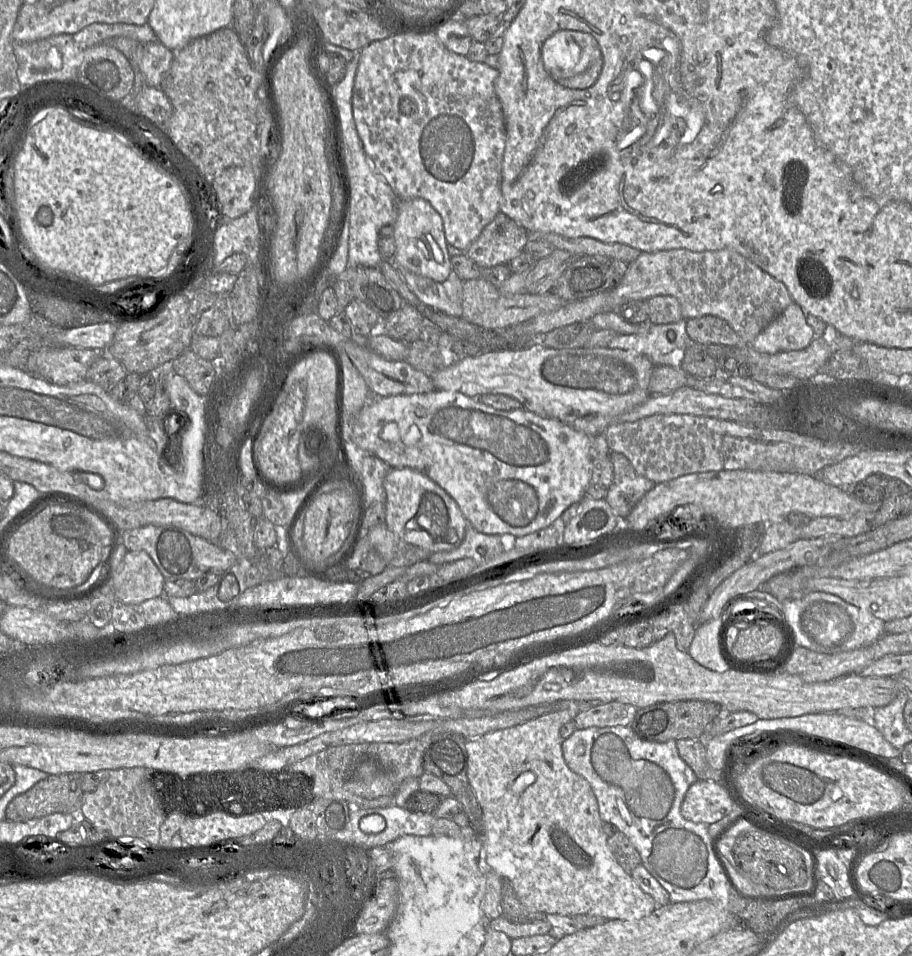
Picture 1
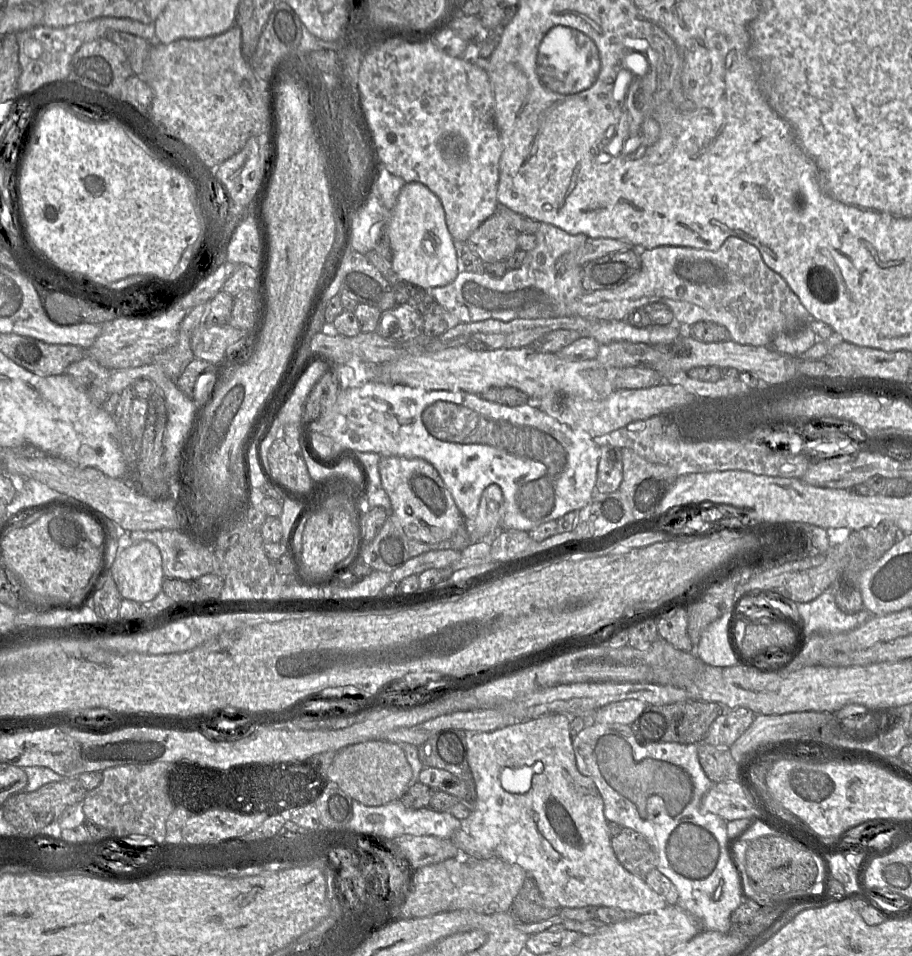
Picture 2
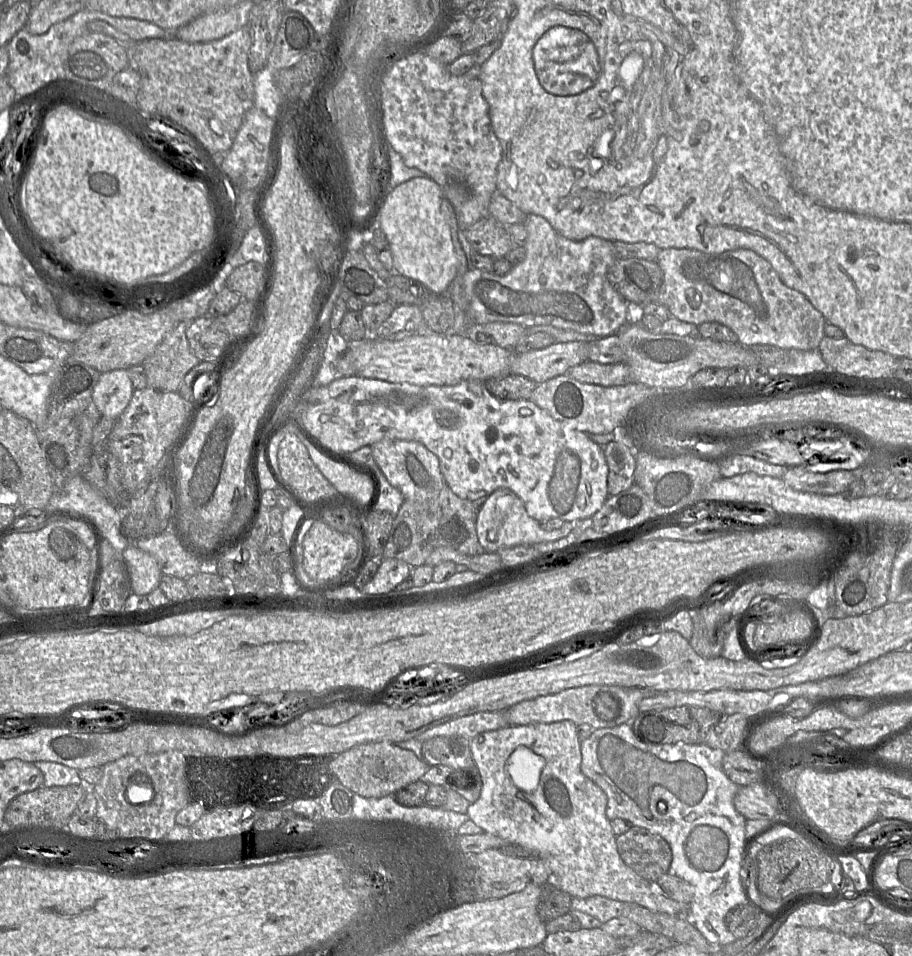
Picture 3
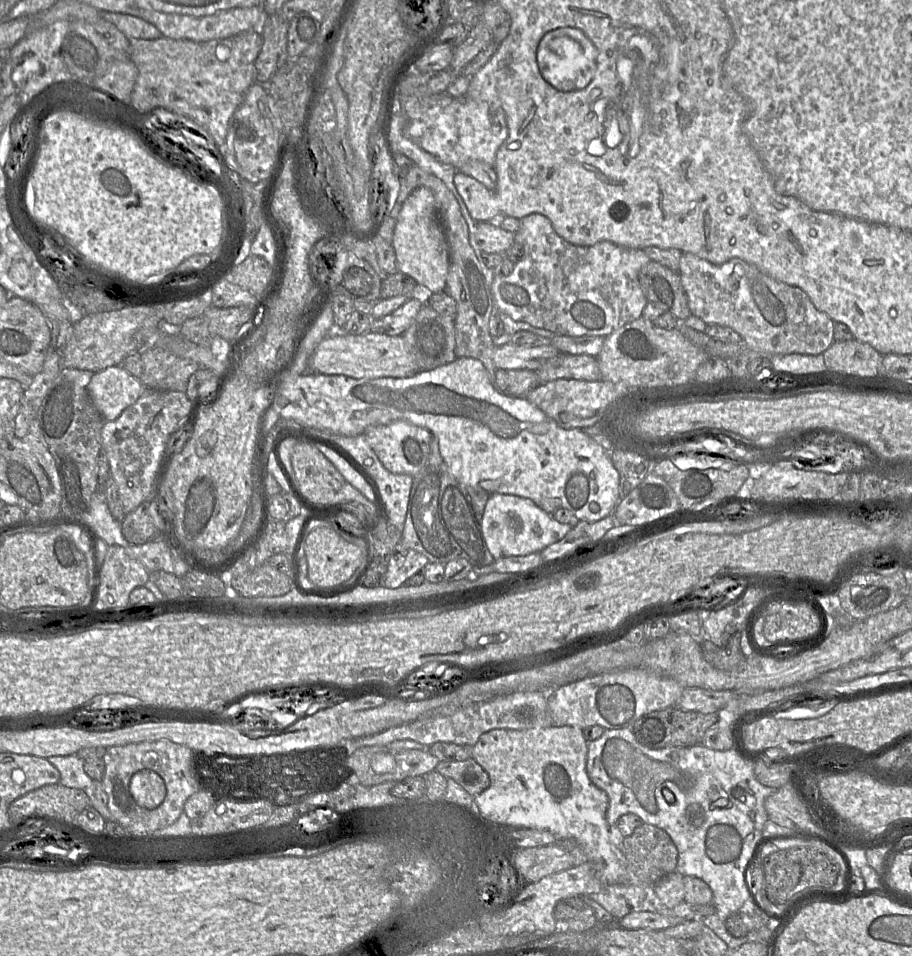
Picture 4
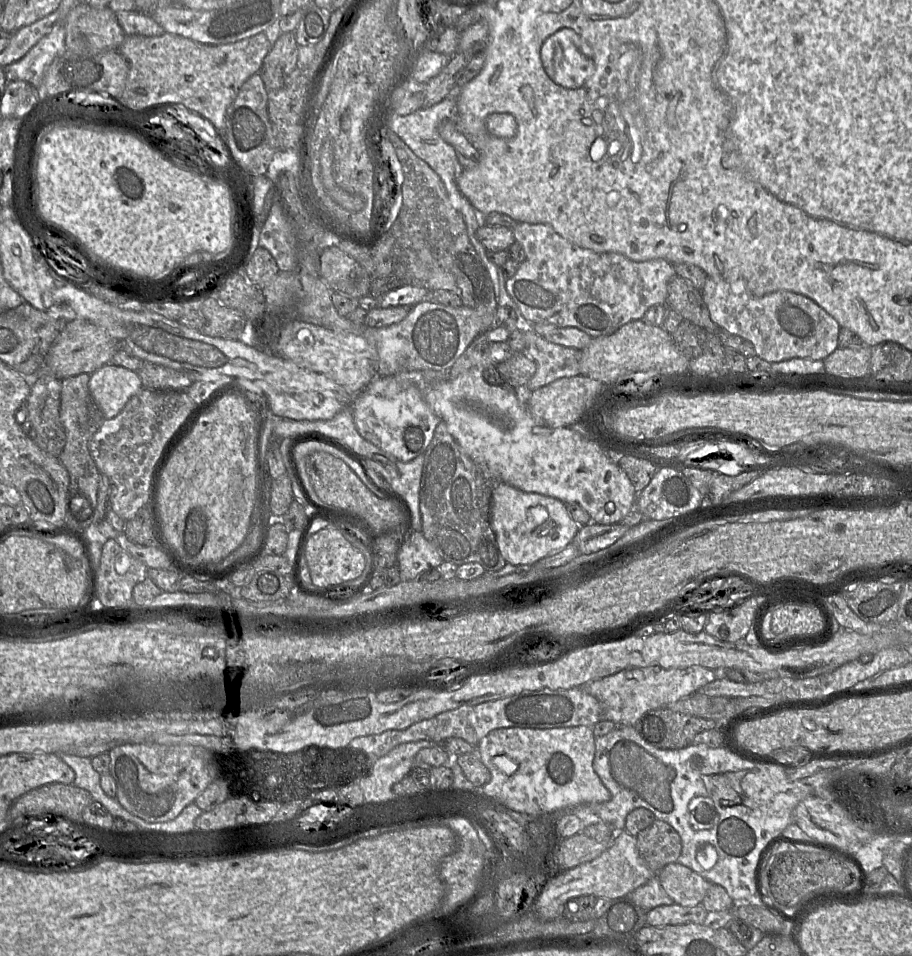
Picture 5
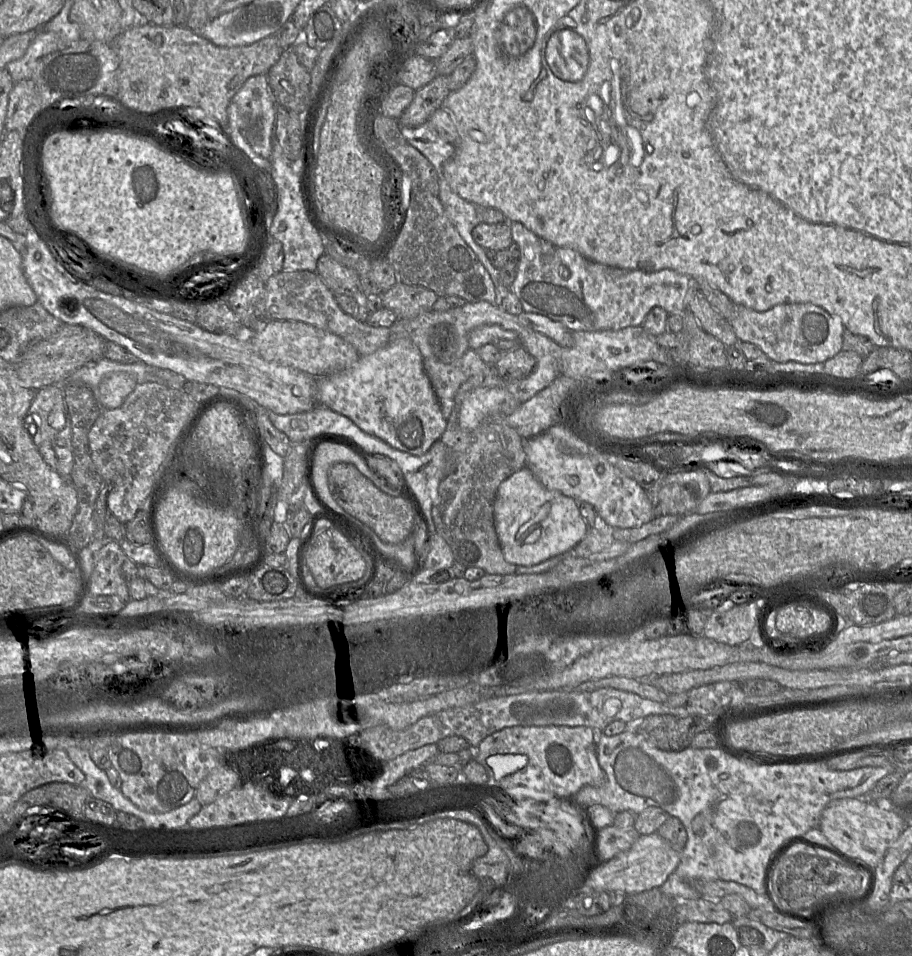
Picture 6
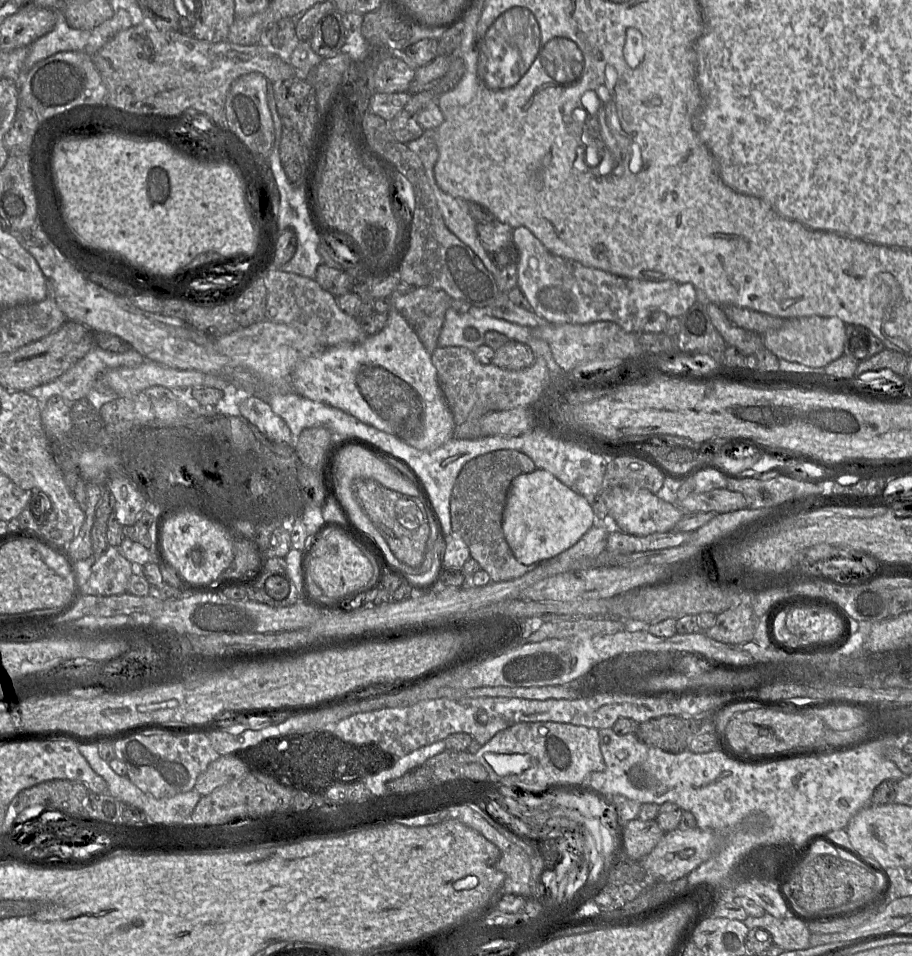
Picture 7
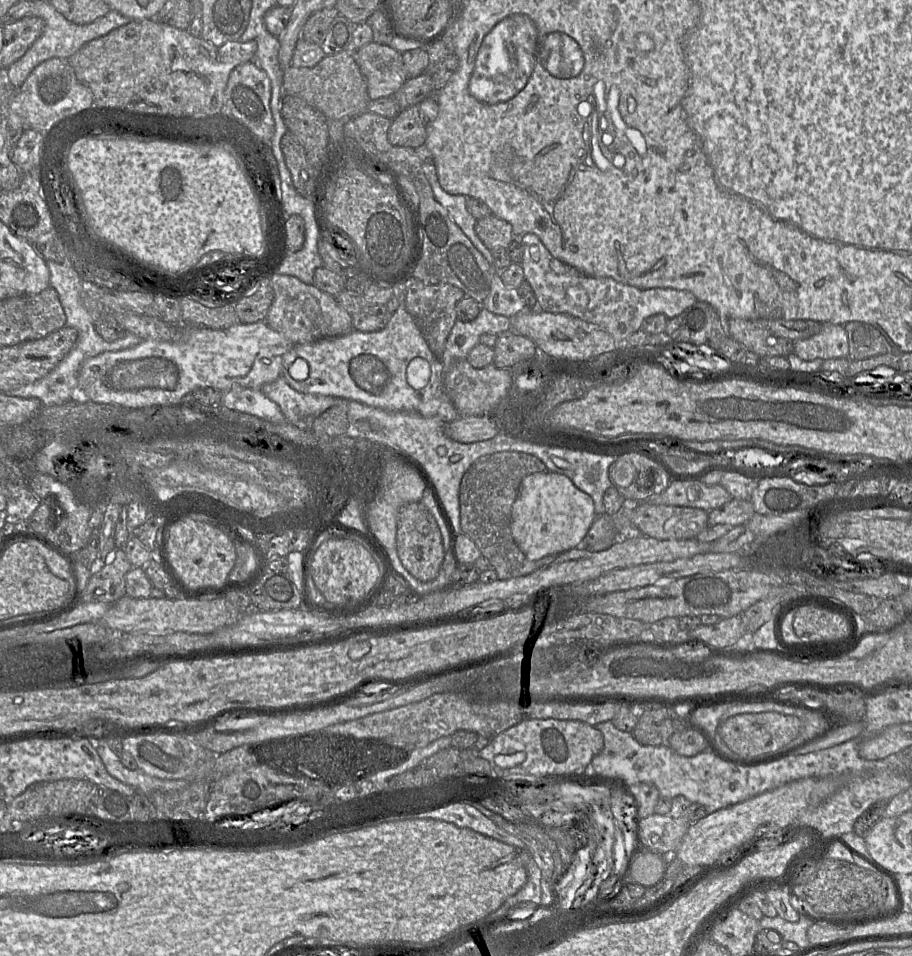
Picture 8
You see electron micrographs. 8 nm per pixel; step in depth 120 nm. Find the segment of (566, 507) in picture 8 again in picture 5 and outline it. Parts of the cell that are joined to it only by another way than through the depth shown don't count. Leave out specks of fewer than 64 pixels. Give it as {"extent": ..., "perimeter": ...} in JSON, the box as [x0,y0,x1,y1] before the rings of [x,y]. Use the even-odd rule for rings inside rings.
{"extent":[491,482,580,565],"perimeter":[[[501,482],[491,496],[491,528],[499,551],[512,565],[533,565],[569,545],[580,526],[569,516],[566,505],[553,497],[524,492]]]}

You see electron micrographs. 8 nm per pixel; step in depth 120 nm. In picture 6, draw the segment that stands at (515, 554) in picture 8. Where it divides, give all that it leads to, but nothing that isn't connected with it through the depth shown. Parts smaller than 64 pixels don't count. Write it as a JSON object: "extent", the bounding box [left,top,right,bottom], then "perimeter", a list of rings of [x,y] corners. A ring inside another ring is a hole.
{"extent":[432,365,526,574],"perimeter":[[[490,365],[489,373],[470,377],[455,396],[455,408],[447,419],[442,441],[452,451],[452,472],[439,484],[437,505],[432,509],[432,519],[438,533],[452,550],[454,560],[465,567],[478,567],[486,574],[515,574],[517,566],[508,563],[503,555],[494,527],[494,500],[499,485],[515,472],[526,466],[523,438],[510,427],[505,417],[520,405],[506,389],[505,399],[500,405],[500,414],[487,417],[473,430],[462,429],[458,414],[463,399],[478,387],[506,387],[496,367]]]}

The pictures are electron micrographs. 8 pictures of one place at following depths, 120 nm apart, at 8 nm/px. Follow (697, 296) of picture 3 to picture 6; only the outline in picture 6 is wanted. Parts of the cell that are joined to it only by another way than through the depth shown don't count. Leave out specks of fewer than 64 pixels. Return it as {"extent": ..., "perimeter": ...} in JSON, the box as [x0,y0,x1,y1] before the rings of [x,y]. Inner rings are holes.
{"extent":[725,303,845,363],"perimeter":[[[811,303],[778,304],[765,312],[756,312],[750,308],[735,305],[735,315],[725,319],[730,322],[739,341],[758,346],[770,360],[779,363],[824,363],[842,350],[845,327],[841,318]]]}

